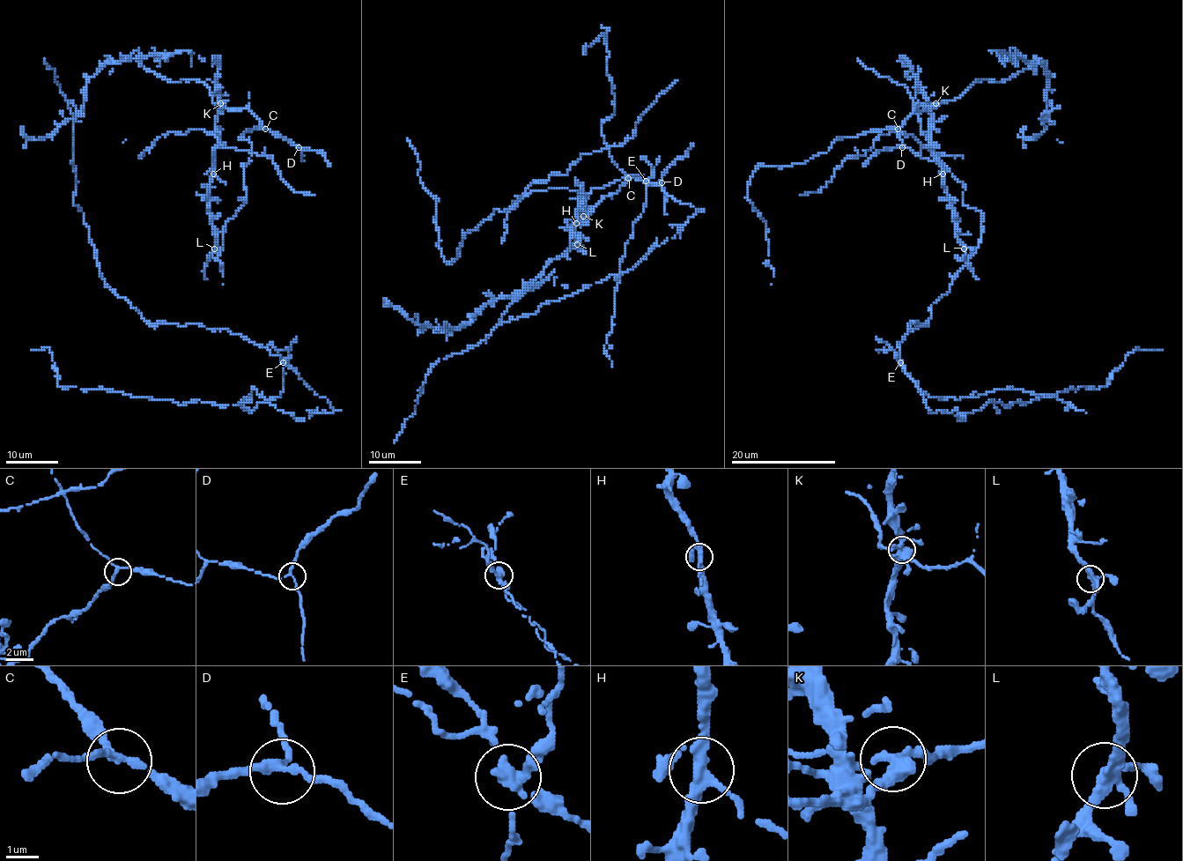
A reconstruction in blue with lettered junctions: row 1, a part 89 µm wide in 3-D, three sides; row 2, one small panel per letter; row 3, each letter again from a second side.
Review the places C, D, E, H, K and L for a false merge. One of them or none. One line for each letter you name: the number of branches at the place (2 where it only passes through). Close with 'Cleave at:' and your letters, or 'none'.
E: Branches: 4
Cleave at: E

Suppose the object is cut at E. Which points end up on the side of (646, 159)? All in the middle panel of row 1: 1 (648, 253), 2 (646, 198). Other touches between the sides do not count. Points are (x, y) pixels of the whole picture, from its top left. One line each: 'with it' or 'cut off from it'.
1: cut off from it
2: with it

